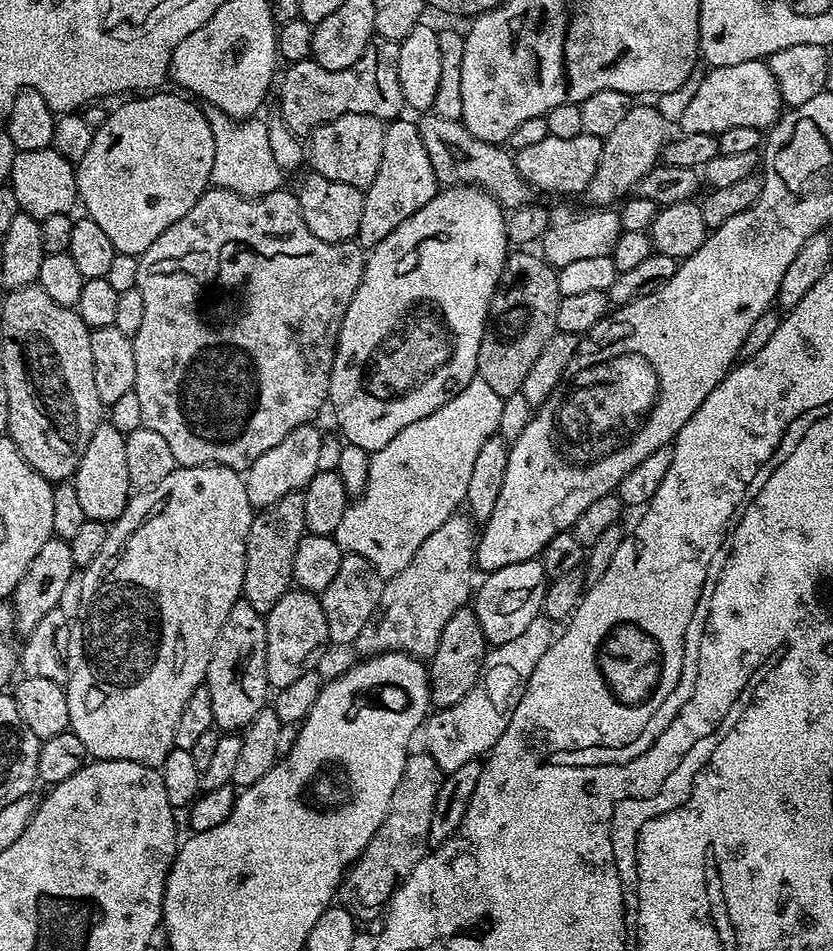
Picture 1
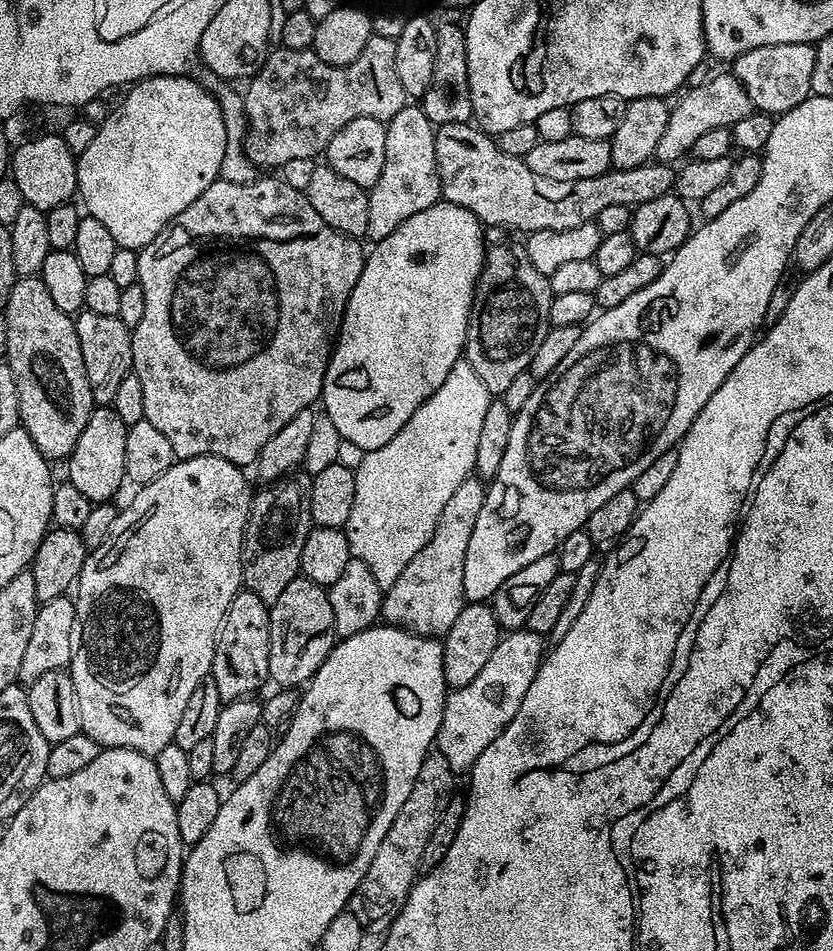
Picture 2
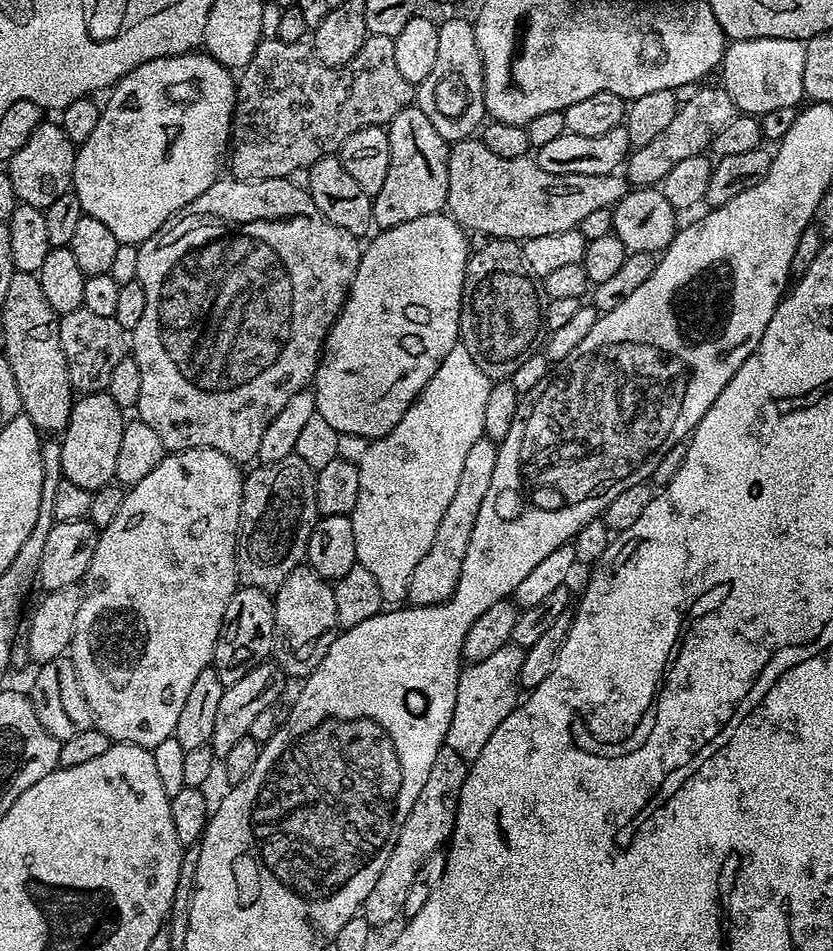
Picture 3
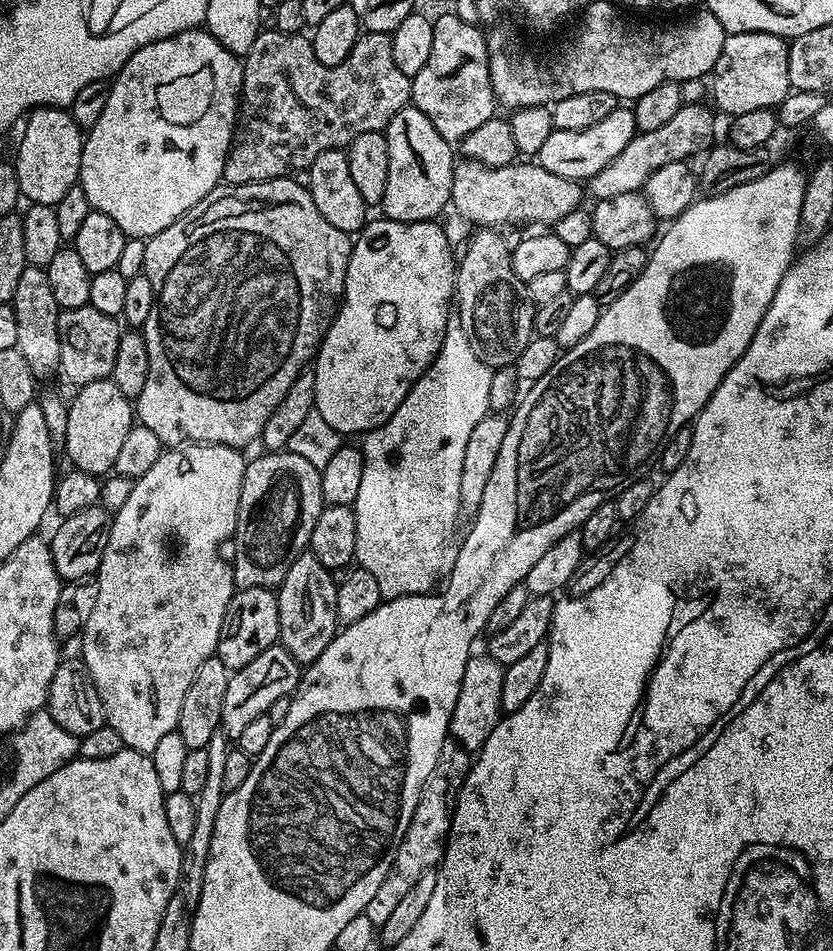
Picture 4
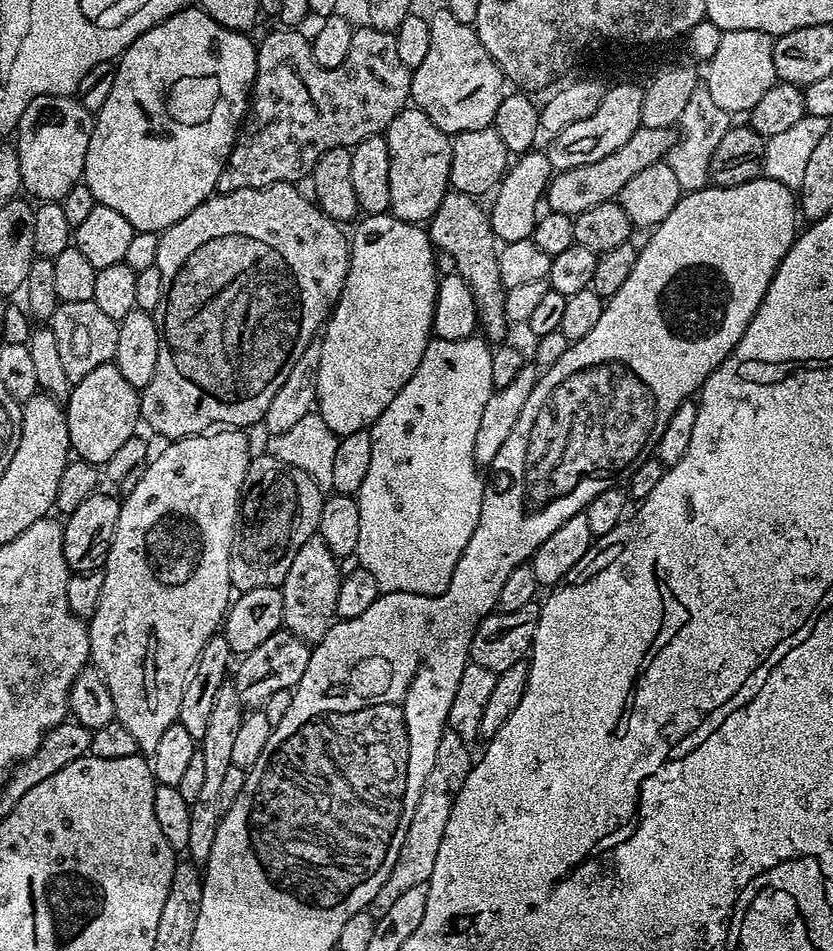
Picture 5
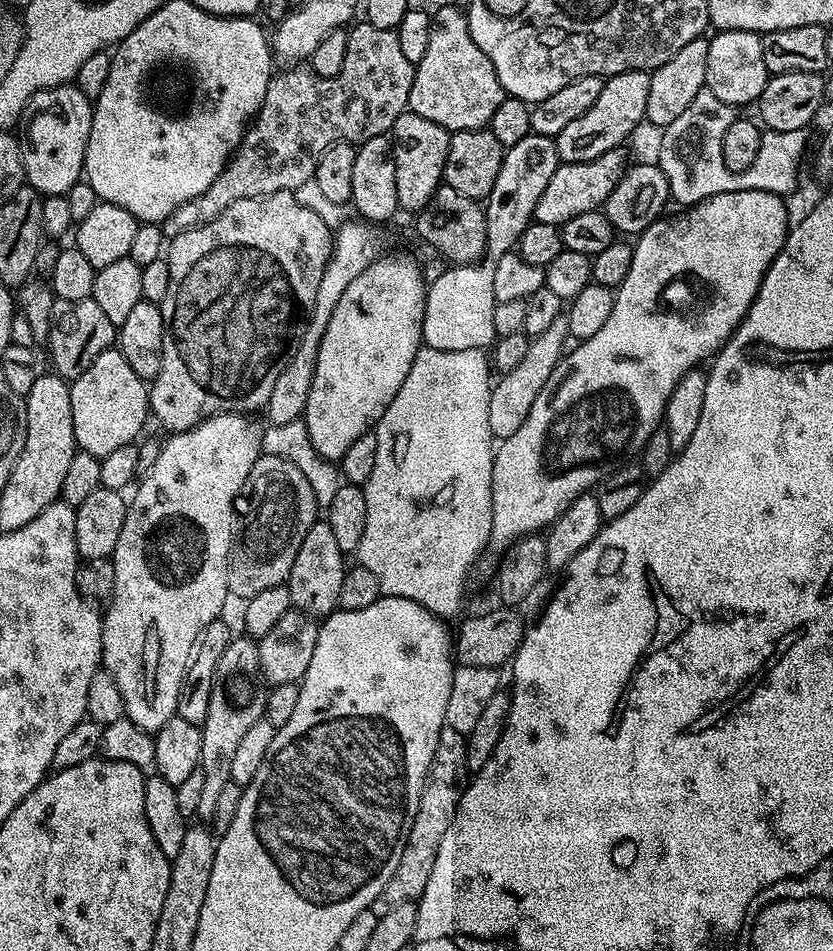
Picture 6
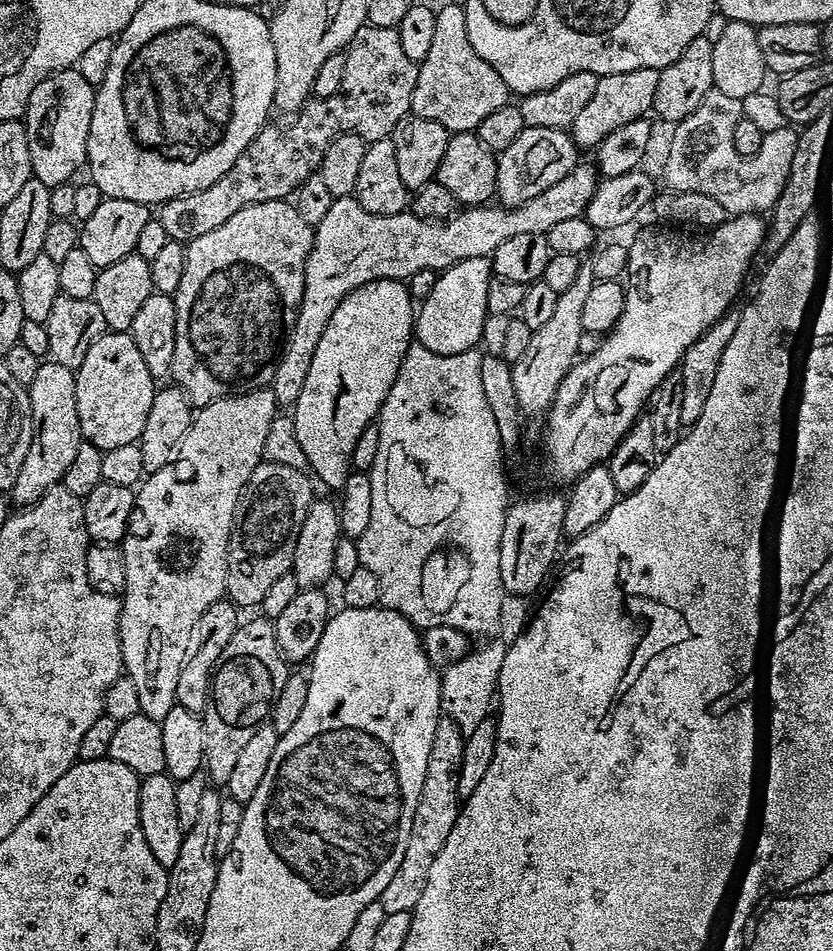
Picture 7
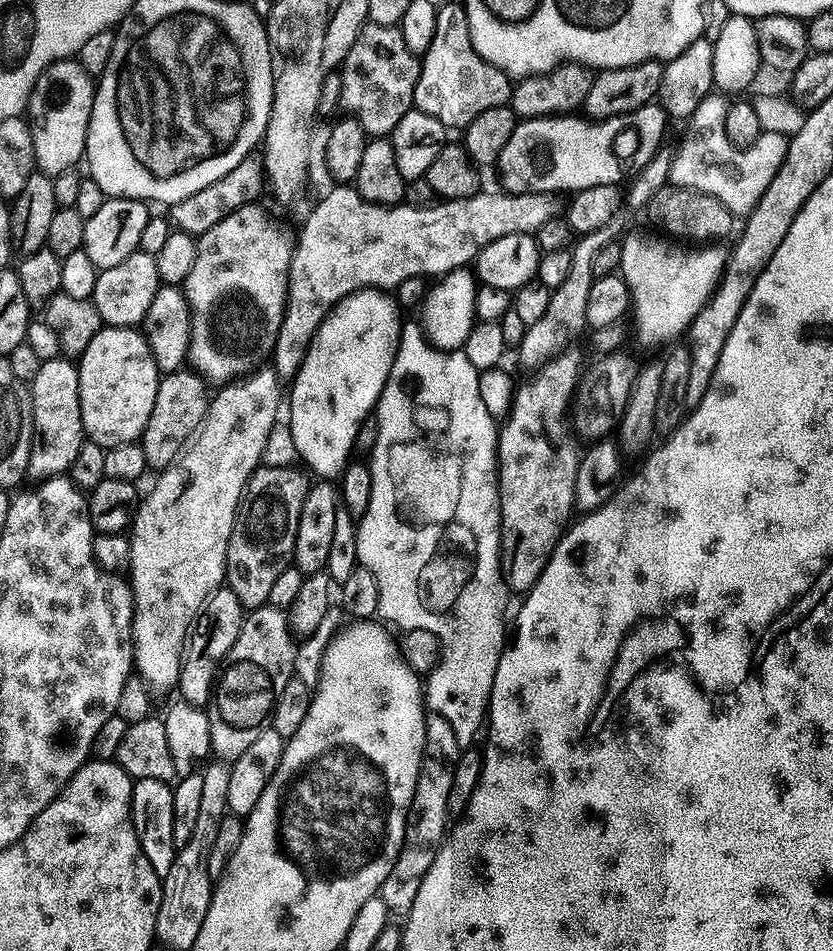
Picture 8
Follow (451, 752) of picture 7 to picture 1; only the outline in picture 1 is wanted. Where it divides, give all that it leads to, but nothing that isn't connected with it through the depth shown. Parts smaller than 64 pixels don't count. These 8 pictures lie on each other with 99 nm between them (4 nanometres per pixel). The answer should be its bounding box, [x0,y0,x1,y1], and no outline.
[339,751,442,922]

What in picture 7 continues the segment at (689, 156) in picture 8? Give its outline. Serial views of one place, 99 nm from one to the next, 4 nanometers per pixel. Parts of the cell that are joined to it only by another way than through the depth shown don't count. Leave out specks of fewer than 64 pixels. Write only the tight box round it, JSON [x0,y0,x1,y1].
[664,103,797,214]

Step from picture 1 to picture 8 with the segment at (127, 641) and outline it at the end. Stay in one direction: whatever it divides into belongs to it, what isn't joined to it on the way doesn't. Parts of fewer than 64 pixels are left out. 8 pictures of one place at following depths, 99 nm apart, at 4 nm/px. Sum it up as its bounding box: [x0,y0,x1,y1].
[130,366,282,689]

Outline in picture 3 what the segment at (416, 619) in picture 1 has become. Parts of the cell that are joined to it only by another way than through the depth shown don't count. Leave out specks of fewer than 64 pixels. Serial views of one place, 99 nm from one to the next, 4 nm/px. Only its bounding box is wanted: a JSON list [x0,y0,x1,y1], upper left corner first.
[408,438,497,605]

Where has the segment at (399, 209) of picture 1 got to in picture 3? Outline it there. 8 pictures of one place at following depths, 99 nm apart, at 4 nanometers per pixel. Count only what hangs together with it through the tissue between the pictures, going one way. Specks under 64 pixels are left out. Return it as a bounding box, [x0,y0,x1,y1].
[372,106,449,230]

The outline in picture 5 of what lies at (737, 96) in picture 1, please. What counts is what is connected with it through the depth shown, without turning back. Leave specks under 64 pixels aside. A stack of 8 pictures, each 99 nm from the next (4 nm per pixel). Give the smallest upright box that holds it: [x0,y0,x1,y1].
[546,126,678,218]

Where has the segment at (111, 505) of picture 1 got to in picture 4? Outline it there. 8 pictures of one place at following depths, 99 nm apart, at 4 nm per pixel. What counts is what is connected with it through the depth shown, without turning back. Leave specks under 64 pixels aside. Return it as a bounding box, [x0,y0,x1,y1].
[63,399,134,476]

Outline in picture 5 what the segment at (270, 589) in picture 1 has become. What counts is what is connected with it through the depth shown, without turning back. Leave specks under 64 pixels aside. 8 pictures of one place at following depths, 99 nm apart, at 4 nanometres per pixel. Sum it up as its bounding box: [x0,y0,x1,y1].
[230,454,325,593]

